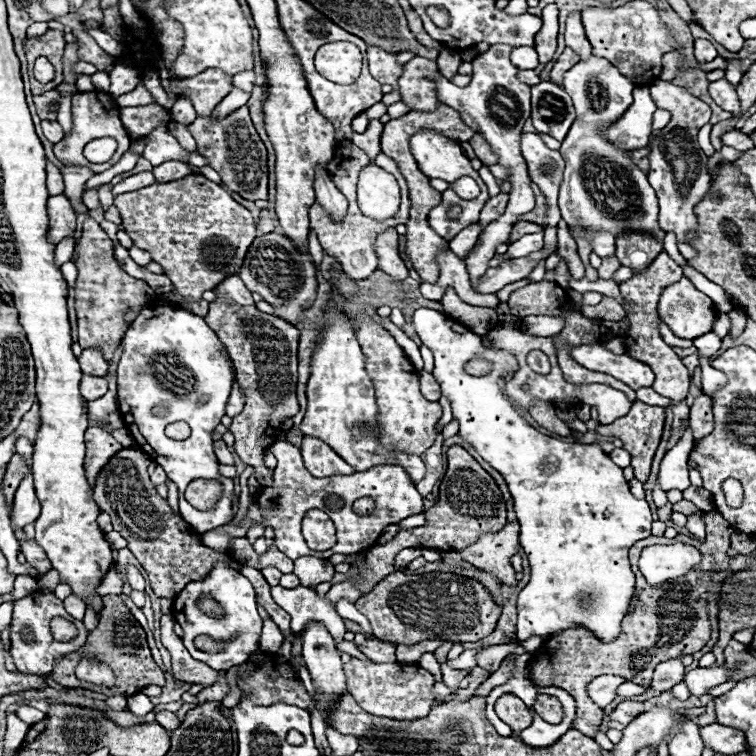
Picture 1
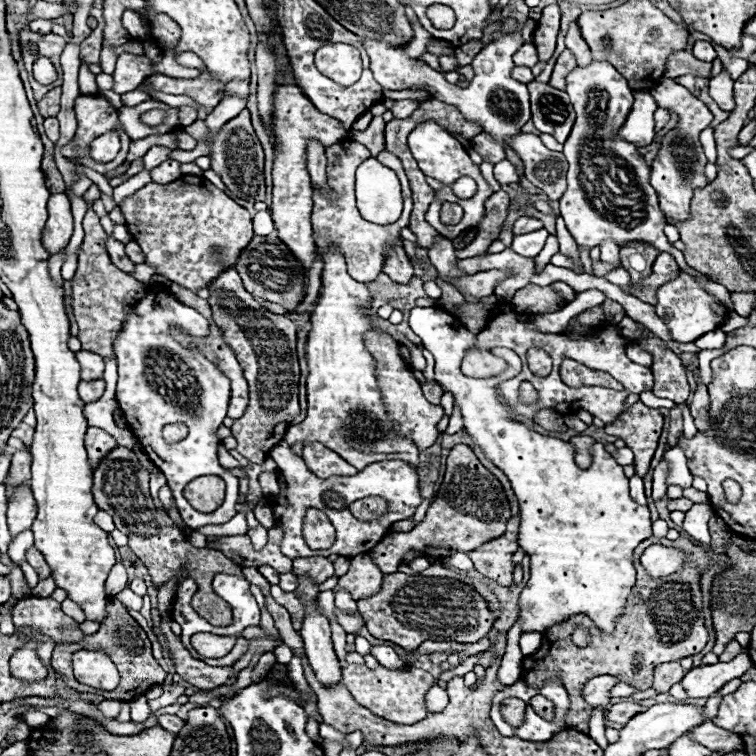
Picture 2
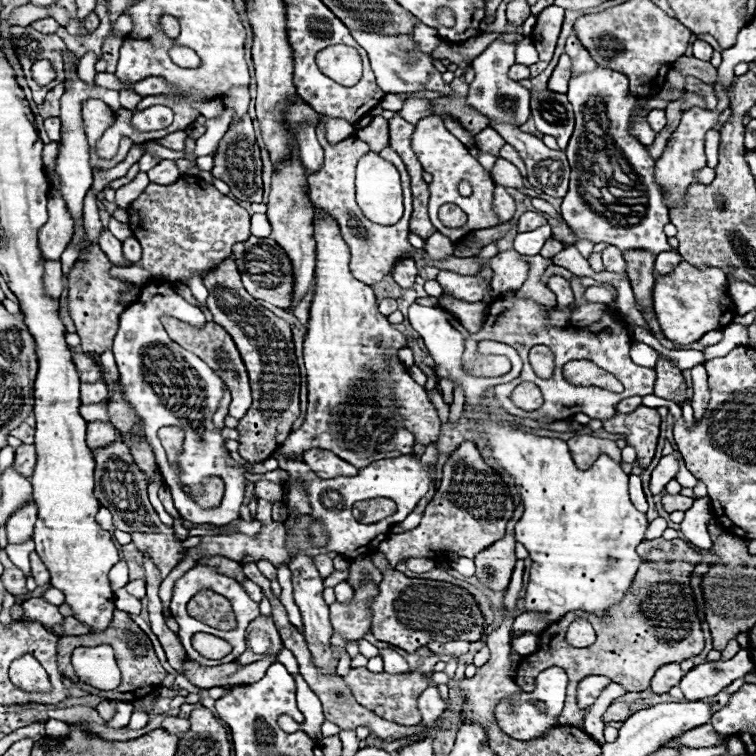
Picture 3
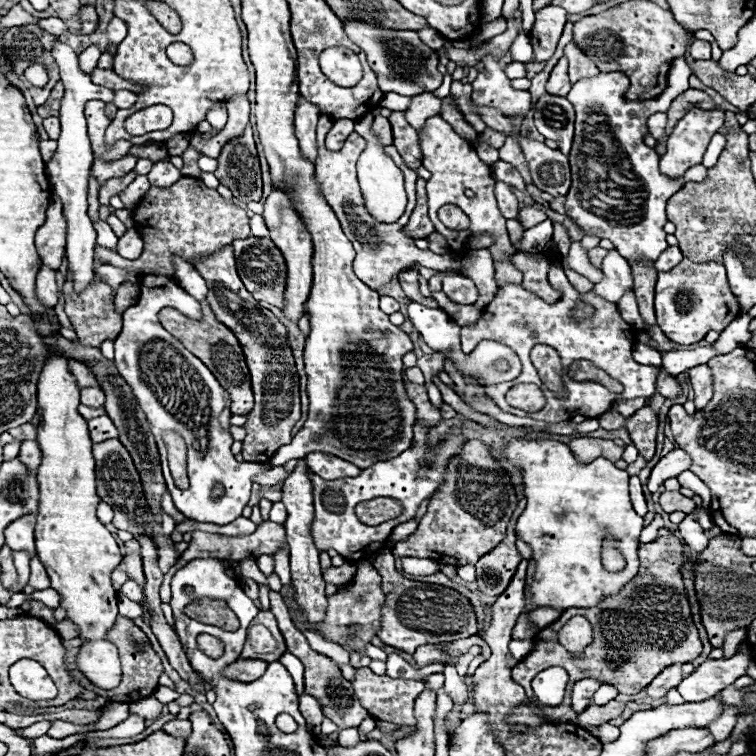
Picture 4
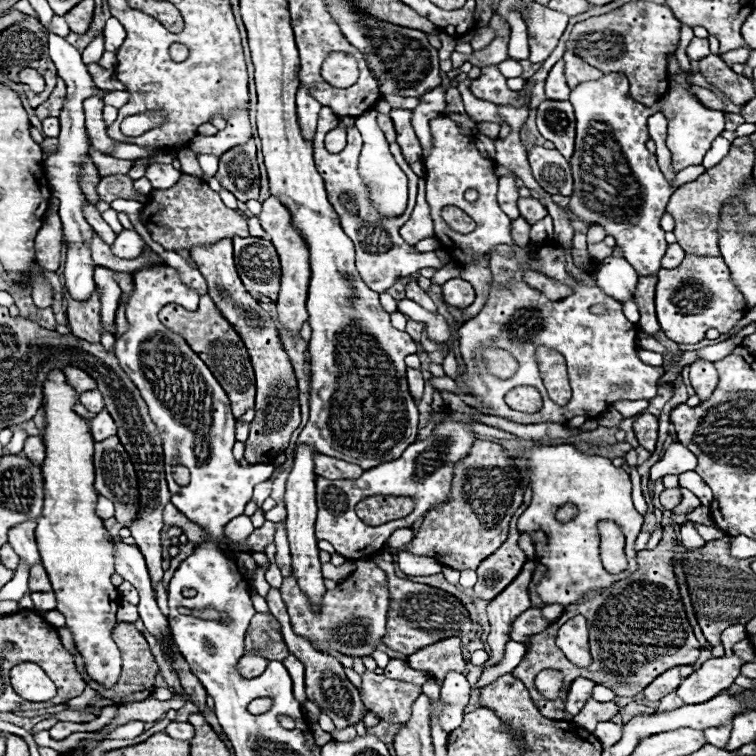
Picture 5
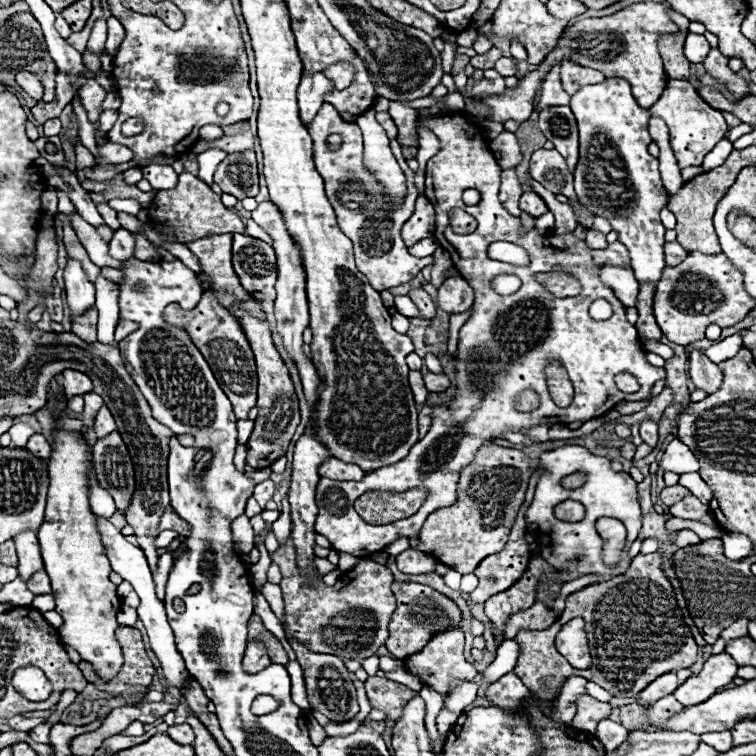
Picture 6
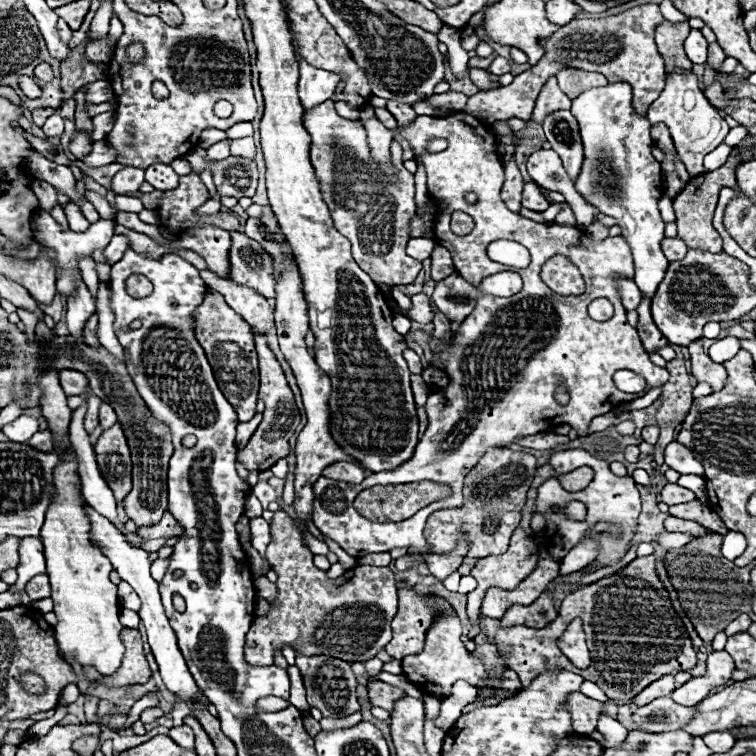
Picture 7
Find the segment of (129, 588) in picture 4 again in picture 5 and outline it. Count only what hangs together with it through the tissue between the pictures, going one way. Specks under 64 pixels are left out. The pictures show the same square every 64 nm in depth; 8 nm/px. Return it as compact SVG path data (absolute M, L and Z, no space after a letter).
M124 582L122 586L118 586L118 592L120 592L120 596L122 596L126 602L138 604L138 592L136 592L136 588L130 586L128 582Z

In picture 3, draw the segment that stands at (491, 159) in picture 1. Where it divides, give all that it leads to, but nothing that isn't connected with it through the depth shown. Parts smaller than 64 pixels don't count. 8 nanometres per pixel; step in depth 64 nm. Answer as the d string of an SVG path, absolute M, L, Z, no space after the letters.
M492 128L482 130L482 132L476 134L474 138L476 138L476 146L478 146L482 152L490 152L490 154L496 154L496 156L498 156L500 148L506 144L506 142L502 140L502 136L500 136L496 130L492 130Z

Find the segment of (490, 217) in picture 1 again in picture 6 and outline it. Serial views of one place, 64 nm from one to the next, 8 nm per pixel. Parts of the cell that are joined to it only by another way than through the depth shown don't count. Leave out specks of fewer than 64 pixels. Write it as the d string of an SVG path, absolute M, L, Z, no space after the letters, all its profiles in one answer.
M508 168L502 172L502 186L500 186L500 202L512 216L520 216L518 200L522 194L522 184L518 180L516 168Z

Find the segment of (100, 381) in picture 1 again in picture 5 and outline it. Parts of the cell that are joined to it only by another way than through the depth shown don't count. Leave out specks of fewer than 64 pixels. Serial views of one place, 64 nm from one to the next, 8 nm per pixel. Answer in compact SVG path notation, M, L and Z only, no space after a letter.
M90 390L90 392L82 392L80 396L80 402L86 406L88 412L96 414L104 408L104 400L102 400L102 394L98 390Z

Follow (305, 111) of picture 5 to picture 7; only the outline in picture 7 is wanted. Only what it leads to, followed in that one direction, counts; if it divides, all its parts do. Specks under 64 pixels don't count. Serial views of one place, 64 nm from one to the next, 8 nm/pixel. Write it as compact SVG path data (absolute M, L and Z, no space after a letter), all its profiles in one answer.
M296 38L292 40L292 44L294 44L296 60L298 60L298 66L300 66L298 96L300 96L304 110L308 110L308 108L314 108L316 104L328 100L336 92L340 78L332 72L326 72L326 70L314 68L312 64L306 64L306 60L298 54L298 40Z

